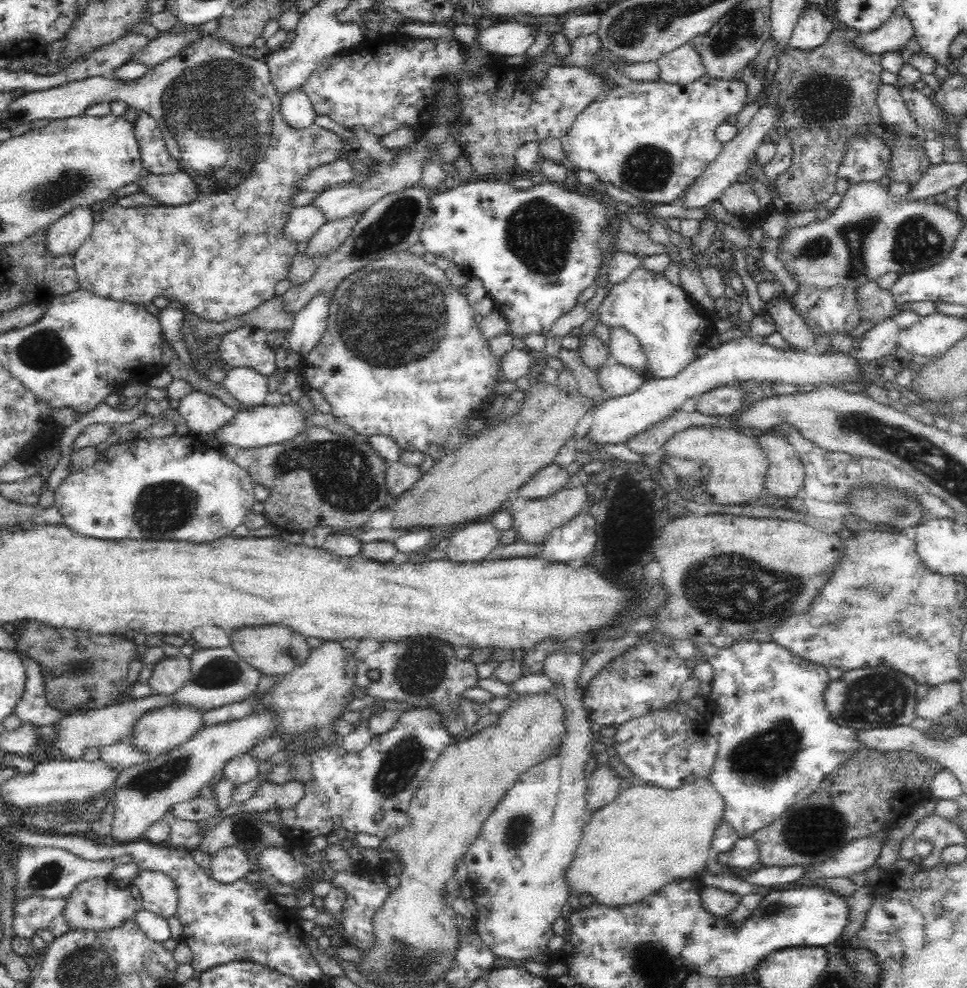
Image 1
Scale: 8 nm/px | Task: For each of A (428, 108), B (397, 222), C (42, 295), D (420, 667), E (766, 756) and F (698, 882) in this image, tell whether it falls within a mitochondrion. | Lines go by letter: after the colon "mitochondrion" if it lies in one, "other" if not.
A: other
B: mitochondrion
C: other
D: mitochondrion
E: mitochondrion
F: other

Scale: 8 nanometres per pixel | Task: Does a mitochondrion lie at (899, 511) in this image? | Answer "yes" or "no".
yes

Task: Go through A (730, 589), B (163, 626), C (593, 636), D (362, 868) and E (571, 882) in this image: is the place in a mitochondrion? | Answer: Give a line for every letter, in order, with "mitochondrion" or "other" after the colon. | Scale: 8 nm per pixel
A: mitochondrion
B: other
C: other
D: other
E: other

